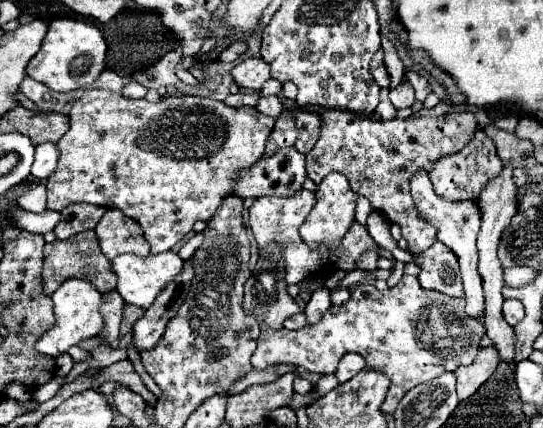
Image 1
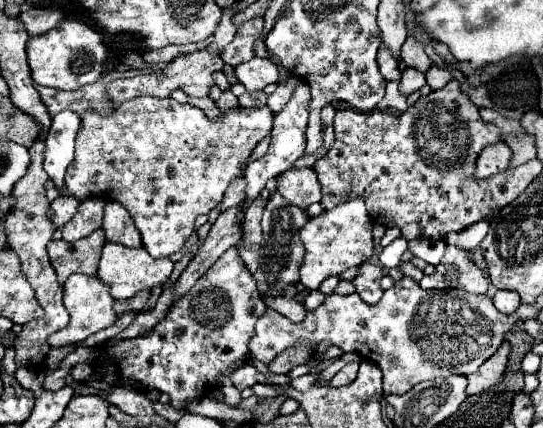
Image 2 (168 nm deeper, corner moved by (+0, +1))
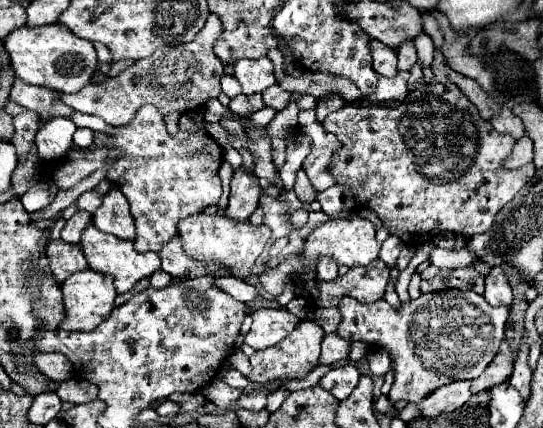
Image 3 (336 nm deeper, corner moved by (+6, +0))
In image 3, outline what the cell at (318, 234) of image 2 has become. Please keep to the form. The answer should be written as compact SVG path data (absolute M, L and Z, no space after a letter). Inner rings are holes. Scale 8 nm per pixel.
M349 213L349 215L323 223L309 235L303 247L303 253L311 263L317 263L319 257L327 255L327 257L333 257L339 265L349 265L349 267L367 265L375 261L379 257L379 251L381 251L381 243L375 239L375 225L367 219L357 217L357 213Z

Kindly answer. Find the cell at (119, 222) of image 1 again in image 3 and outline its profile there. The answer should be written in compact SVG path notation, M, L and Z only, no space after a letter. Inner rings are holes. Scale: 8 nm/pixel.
M115 185L103 197L103 205L93 215L93 223L99 227L99 231L117 235L119 239L135 239L135 225L129 213L129 203Z

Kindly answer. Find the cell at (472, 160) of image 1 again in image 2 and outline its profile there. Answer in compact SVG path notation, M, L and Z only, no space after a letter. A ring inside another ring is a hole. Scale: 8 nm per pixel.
M505 142L489 144L475 162L475 178L483 180L483 178L503 172L509 164L509 158L511 158L511 148Z

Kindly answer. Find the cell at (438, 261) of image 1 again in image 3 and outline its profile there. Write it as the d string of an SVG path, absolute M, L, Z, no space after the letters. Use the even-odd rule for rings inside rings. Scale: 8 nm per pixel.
M461 267L461 269L443 269L439 271L431 281L421 281L423 293L443 291L443 289L471 289L475 293L483 293L483 277L473 267Z

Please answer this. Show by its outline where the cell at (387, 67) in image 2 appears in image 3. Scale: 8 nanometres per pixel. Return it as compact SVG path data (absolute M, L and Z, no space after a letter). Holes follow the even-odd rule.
M371 41L371 57L373 57L373 69L383 77L395 77L397 75L397 51L391 51L385 43Z

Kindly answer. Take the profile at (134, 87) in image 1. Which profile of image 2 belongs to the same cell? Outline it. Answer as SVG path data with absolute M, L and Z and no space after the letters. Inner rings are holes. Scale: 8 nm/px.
M225 8L225 10L223 10L221 24L217 26L217 30L215 30L215 34L213 34L213 42L209 44L209 48L199 50L199 52L193 52L193 54L187 54L187 56L177 56L165 70L143 72L143 74L137 74L137 76L113 80L113 82L107 86L107 94L109 94L109 98L113 100L113 104L121 104L121 102L131 100L131 98L137 98L137 96L167 98L167 96L169 96L173 90L177 90L177 88L183 90L183 92L189 94L189 96L207 96L207 94L209 94L209 88L213 86L211 74L223 68L223 60L219 58L219 52L233 40L235 32L237 32L235 26L231 24L231 18L233 18L233 12L229 12L229 8Z

